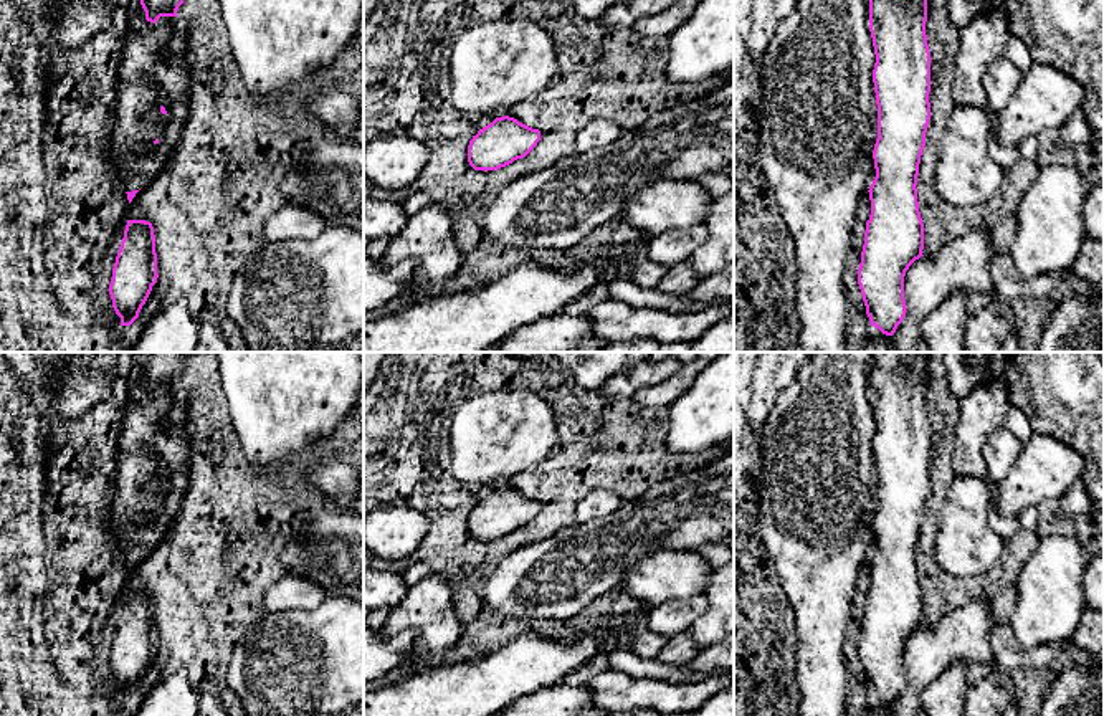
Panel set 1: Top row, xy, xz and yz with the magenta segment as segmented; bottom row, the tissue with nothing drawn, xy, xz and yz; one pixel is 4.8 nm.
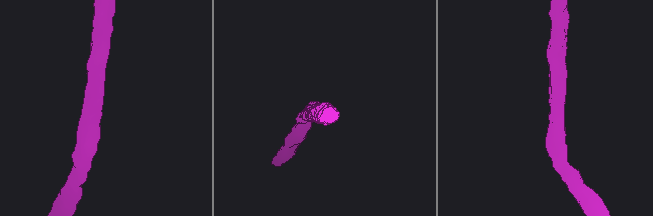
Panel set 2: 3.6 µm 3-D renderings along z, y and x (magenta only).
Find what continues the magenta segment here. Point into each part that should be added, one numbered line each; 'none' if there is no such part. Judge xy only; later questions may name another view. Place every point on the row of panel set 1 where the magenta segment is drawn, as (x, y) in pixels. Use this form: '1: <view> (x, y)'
none

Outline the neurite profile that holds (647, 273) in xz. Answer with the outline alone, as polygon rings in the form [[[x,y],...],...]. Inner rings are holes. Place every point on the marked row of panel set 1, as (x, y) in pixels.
[[[650,235],[638,240],[610,246],[615,263],[630,271],[631,279],[643,289],[656,289],[668,268],[648,258]]]

